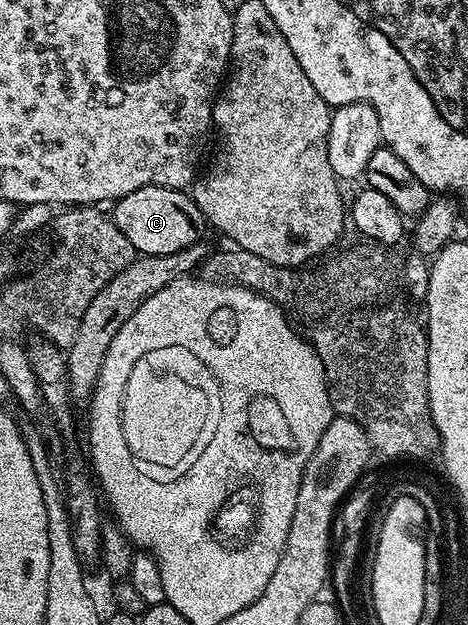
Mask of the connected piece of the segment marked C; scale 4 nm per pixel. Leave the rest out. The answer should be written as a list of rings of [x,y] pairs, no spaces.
[[[144,186],[127,196],[118,198],[112,203],[111,217],[119,232],[123,232],[127,240],[131,240],[134,251],[138,255],[179,252],[191,244],[202,241],[201,229],[206,229],[207,226],[205,217],[201,215],[201,209],[194,204],[192,197],[185,190],[172,190],[166,186]]]

